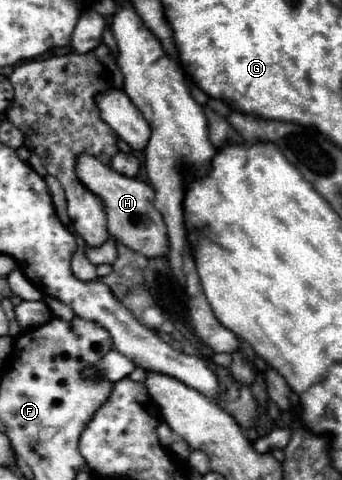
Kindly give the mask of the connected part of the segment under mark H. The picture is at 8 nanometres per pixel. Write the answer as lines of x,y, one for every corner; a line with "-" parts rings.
87,154
79,156
79,160
77,160
77,176
93,194
101,196
101,200
105,202
107,230
117,242
129,246
135,252
141,252
147,258
167,256
167,252
169,252
167,226
165,226
161,214
155,210
155,204
153,204
155,190
149,184
145,184
137,178
127,178

